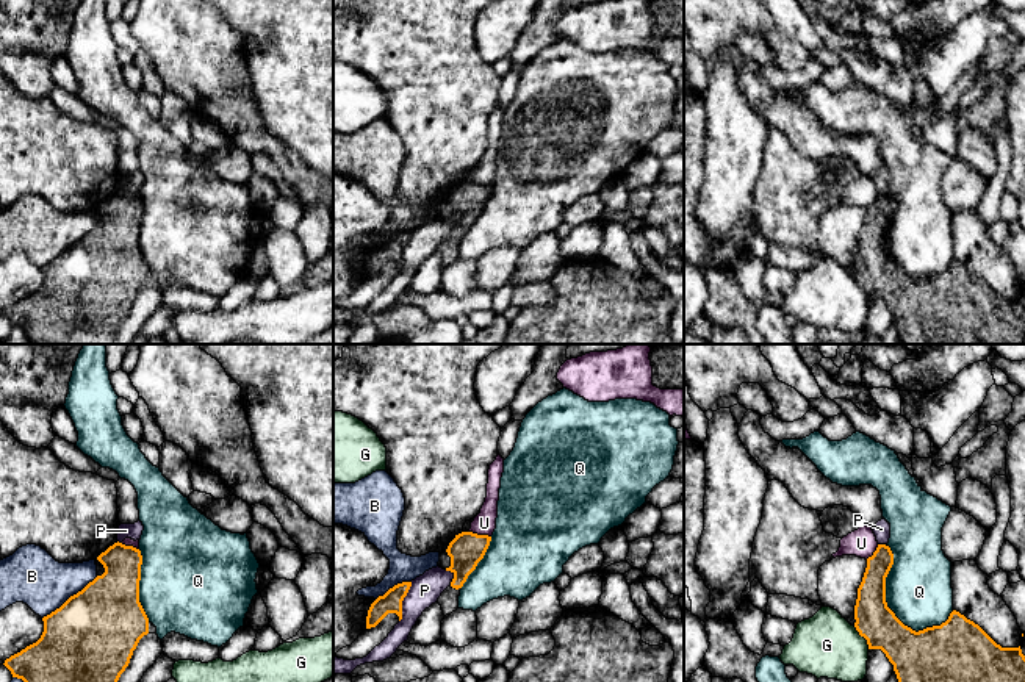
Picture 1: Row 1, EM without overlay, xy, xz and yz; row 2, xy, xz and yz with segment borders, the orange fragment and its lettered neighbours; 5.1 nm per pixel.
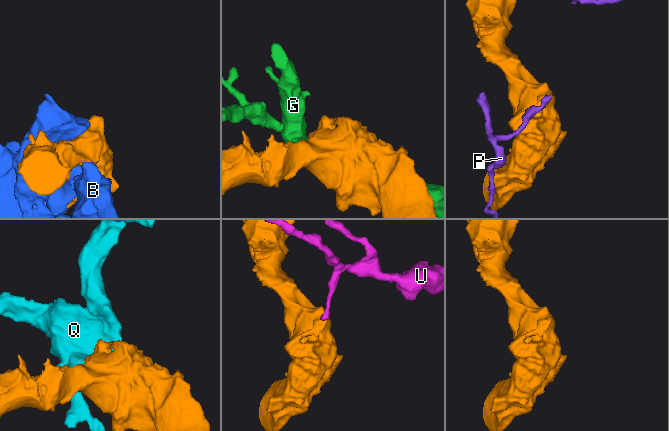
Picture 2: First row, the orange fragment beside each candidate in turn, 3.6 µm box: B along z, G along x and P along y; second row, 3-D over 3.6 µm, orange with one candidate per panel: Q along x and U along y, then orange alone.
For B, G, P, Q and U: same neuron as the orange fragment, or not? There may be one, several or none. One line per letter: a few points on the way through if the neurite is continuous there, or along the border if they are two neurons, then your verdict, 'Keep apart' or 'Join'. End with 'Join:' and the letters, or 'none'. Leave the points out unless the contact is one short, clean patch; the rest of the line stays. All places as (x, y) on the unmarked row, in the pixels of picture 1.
B: Keep apart
G: Keep apart
P: Keep apart
Q: Keep apart
U: Boundary: xz (470, 180), (490, 186). Keep apart
Join: none

